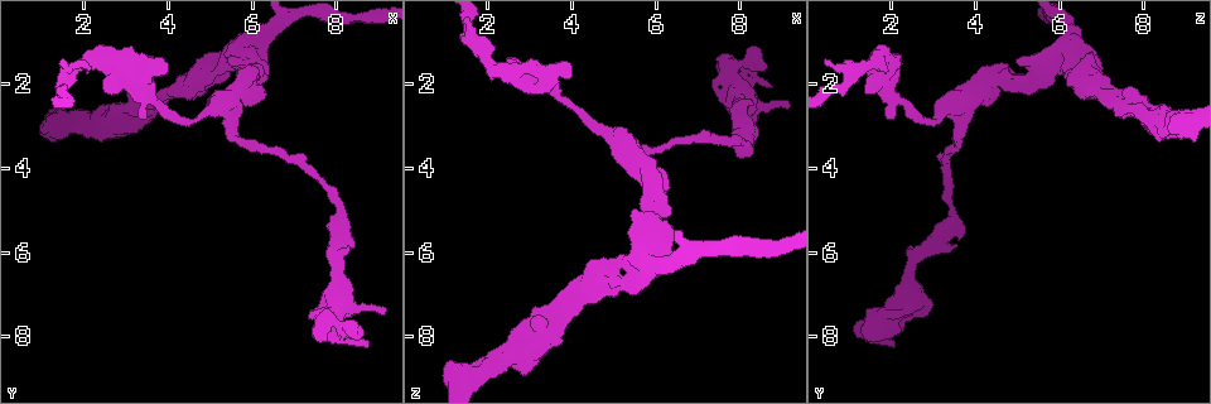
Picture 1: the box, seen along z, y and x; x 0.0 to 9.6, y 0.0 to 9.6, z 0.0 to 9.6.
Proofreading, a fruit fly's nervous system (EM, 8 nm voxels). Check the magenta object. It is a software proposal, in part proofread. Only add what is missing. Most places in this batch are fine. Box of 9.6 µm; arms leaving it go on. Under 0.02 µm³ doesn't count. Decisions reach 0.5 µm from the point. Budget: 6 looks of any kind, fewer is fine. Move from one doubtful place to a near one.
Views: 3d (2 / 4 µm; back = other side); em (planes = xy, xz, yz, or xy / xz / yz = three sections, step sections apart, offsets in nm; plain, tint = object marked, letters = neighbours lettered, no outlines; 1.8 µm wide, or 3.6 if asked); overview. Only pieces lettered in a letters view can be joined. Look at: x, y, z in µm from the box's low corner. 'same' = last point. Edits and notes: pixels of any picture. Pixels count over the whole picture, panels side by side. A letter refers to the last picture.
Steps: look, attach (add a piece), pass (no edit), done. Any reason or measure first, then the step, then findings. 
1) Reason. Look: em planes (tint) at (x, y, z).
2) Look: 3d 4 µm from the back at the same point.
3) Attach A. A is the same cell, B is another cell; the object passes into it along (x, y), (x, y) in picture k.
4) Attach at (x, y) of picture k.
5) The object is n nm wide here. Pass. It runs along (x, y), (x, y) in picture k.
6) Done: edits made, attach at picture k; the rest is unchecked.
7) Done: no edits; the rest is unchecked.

Three-way junction. Look: em planes (tint) at (3.50, 2.55, 7.70).

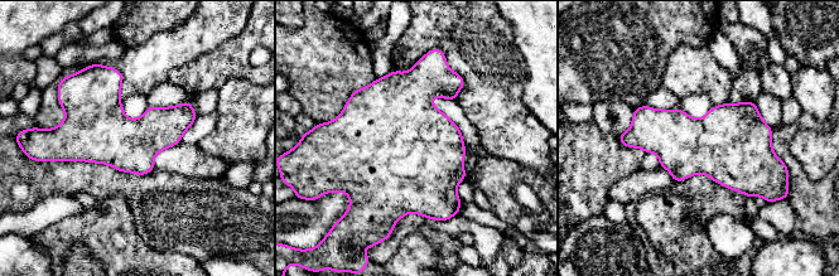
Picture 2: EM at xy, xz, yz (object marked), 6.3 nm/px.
Look: em planes (letters) at the same point.

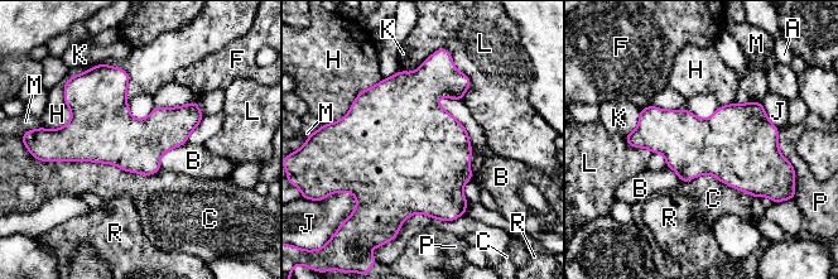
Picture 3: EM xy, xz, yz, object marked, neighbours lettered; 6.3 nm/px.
The object is 340 nm wide here. Pass. A, B, C, F, H, J, K, L, M, P and R are other cells; a border runs along (186, 142), (162, 155), (159, 169) in picture 3; none of them fits.

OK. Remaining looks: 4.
Closes a loop. Look: 3d 4 µm at (5.10, 1.80, 6.15).

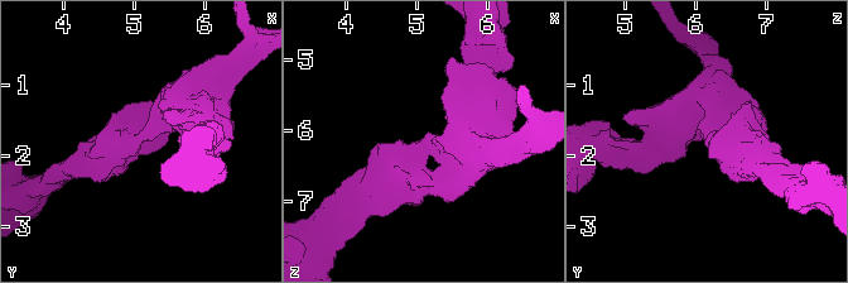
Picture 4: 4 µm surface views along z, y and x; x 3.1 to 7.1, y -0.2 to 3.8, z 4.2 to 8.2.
Now the EM. Look: em xz step 16 (tint) at (5.10, 1.75, 6.15).

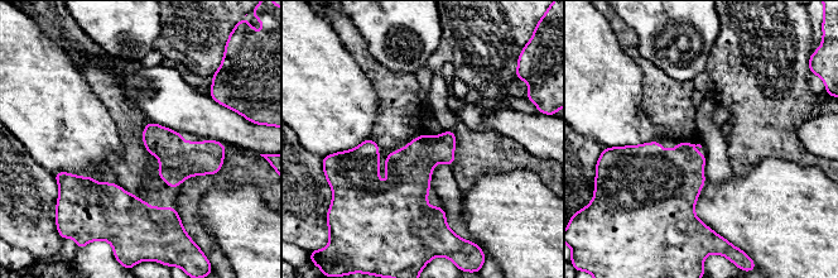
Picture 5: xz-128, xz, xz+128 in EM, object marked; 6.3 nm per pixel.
Another direction. Look: em planes (letters) at the same point.

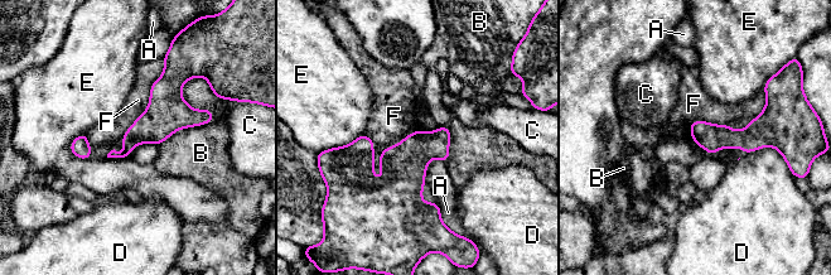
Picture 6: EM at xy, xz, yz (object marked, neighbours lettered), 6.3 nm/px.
Pass. A, B, C, D, E and F are other cells; a border runs along (164, 58), (146, 110), (121, 139) in picture 6; no lettered piece goes on from it.

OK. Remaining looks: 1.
Done: no edits; the rest is unchecked.

